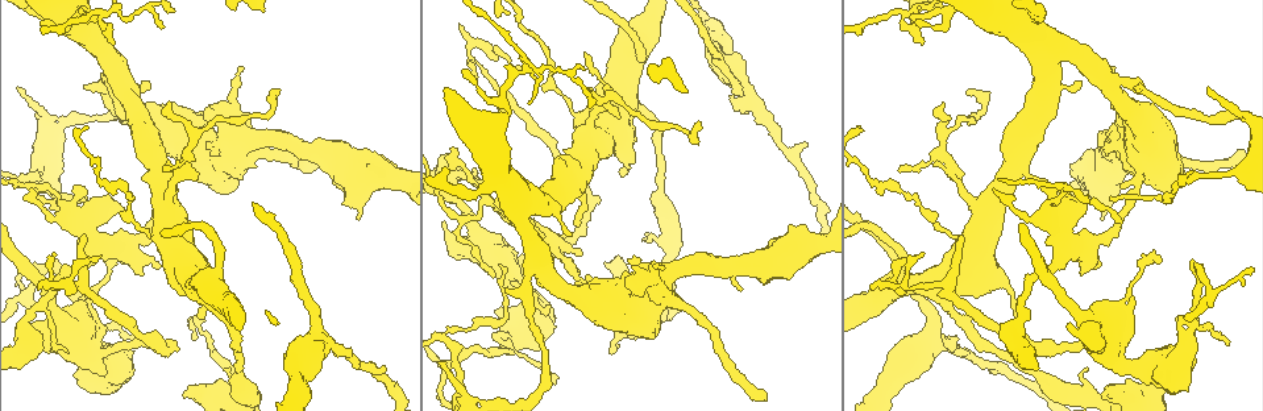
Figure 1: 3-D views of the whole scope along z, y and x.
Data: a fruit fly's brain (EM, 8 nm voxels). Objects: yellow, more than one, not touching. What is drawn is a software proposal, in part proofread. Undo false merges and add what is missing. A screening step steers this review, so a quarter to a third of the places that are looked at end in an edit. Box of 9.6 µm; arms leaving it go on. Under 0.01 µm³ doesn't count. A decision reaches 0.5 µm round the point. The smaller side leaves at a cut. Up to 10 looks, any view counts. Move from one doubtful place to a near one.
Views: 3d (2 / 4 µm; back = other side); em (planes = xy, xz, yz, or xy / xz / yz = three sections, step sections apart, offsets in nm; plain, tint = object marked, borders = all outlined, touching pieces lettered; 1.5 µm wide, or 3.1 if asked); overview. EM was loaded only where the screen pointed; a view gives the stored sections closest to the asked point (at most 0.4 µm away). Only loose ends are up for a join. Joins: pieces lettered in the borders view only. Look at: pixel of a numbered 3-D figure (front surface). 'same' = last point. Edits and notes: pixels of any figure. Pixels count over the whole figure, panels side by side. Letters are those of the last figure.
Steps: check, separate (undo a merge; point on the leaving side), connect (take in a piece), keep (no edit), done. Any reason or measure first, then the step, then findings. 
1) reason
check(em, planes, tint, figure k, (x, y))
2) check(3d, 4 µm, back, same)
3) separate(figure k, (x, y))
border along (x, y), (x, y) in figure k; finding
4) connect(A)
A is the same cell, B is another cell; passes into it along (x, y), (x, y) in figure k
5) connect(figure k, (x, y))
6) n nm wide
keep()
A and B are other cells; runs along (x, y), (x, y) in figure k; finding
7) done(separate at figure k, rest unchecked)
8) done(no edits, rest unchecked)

sharp bend
check(3d, 4 µm, figure 1, (893, 283))

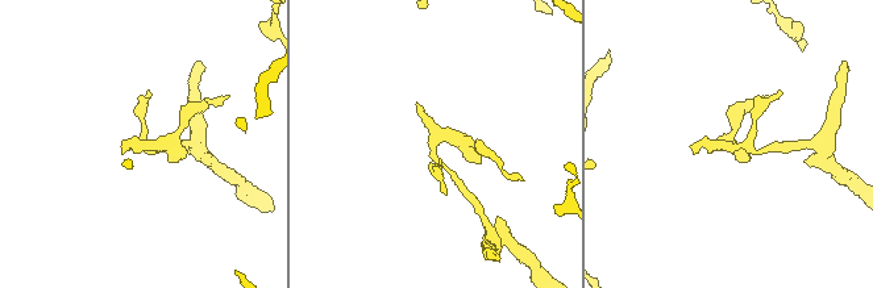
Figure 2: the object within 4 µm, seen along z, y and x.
check(em, xy, step 8, tint, figure 2, (728, 145))

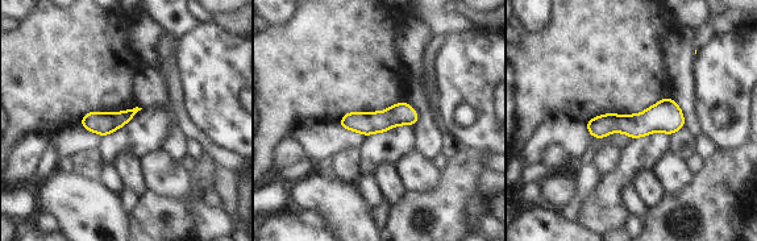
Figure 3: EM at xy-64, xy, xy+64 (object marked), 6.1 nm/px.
another direction
check(em, planes, borders, same)

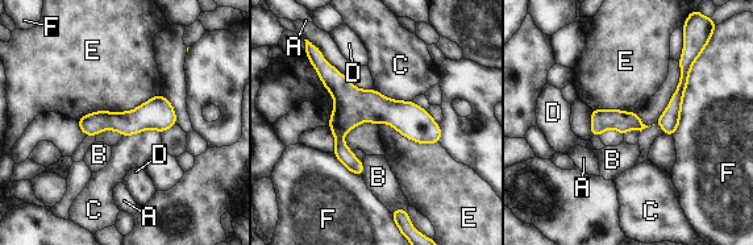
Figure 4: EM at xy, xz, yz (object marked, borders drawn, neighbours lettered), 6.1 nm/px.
keep()
A, B, C, D, E and F are other cells; one neuron here

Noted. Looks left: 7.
abrupt turn
check(em, xz, step 8, tint, figure 1, (952, 175))

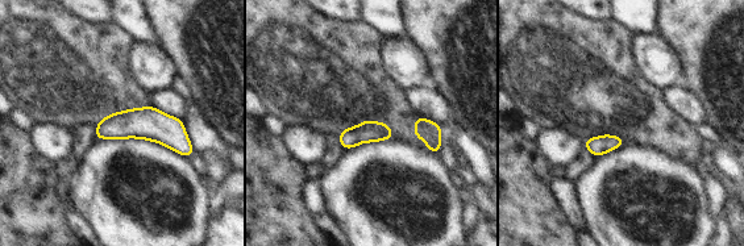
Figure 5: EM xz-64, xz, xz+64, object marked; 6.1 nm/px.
check(em, planes, borders, same)

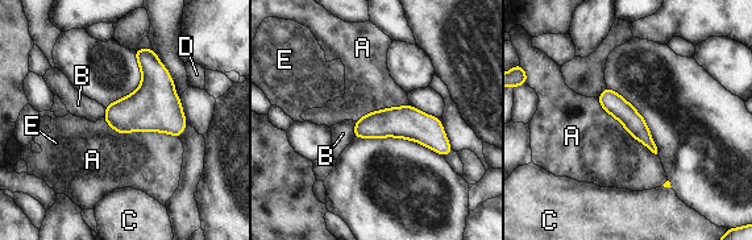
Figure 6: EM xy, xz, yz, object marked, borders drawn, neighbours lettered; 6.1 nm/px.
190 nm wide
keep()
A, B, C, D and E are other cells; border along (103, 118), (120, 133), (178, 137) in figure 6; one neuron here

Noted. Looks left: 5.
thick turns thin
check(em, planes, borders, figure 1, (1190, 329))

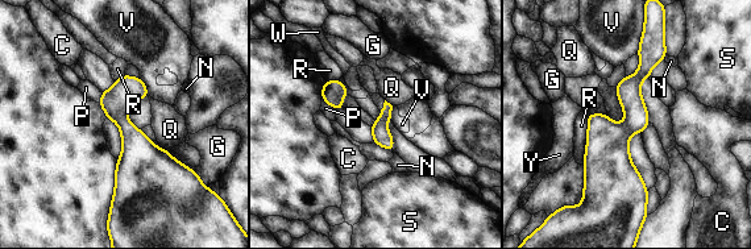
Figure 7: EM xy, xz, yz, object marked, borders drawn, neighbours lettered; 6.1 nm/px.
keep()
C, G, N, P, Q, R, S, V, W and Y are other cells; runs along (643, 45), (622, 202) in figure 7; continuous, no second neuron

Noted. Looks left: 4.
tapers out
check(em, yz, step 4, borders, figure 1, (491, 276))

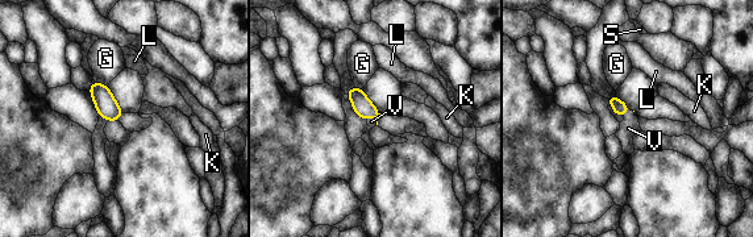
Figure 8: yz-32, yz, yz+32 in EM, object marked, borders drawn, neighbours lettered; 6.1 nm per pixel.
cut it another way
check(em, planes, borders, same)

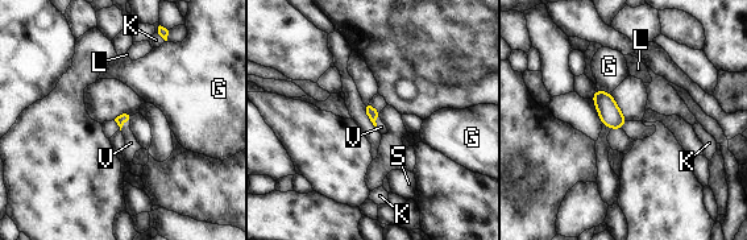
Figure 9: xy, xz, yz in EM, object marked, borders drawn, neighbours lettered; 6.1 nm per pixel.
connect(V)
V is the same cell, G, K, L and S are other cells; passes into it along (124, 116), (124, 123), (131, 143) in figure 9; the neuron continues

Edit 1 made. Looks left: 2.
done(connect at figure 9, rest unchecked)

